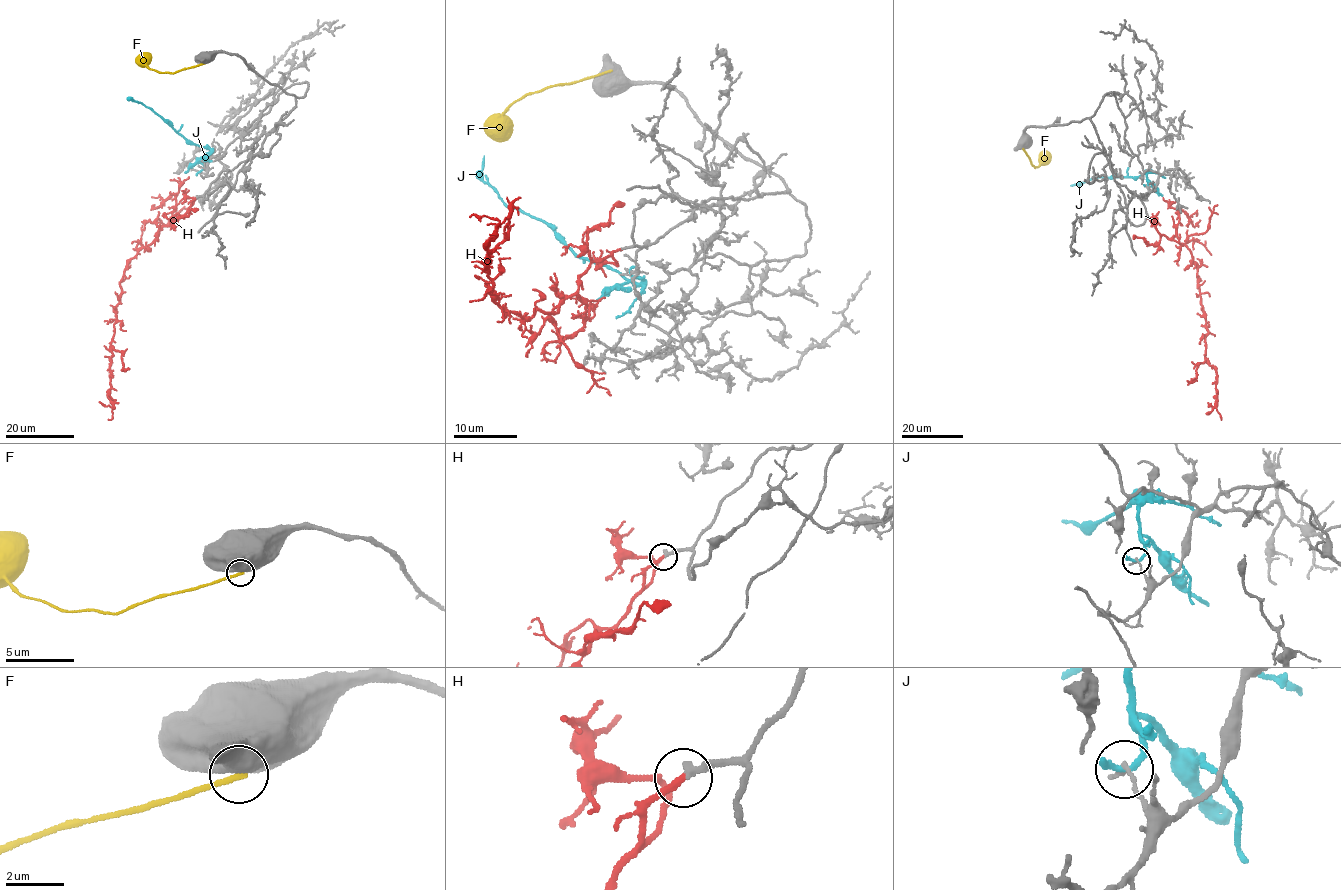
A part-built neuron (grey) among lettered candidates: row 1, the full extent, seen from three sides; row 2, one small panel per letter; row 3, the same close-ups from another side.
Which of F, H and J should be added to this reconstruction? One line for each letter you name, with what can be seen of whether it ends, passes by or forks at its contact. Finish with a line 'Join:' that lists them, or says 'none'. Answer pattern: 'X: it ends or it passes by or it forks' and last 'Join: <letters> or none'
H: it ends
Join: H

